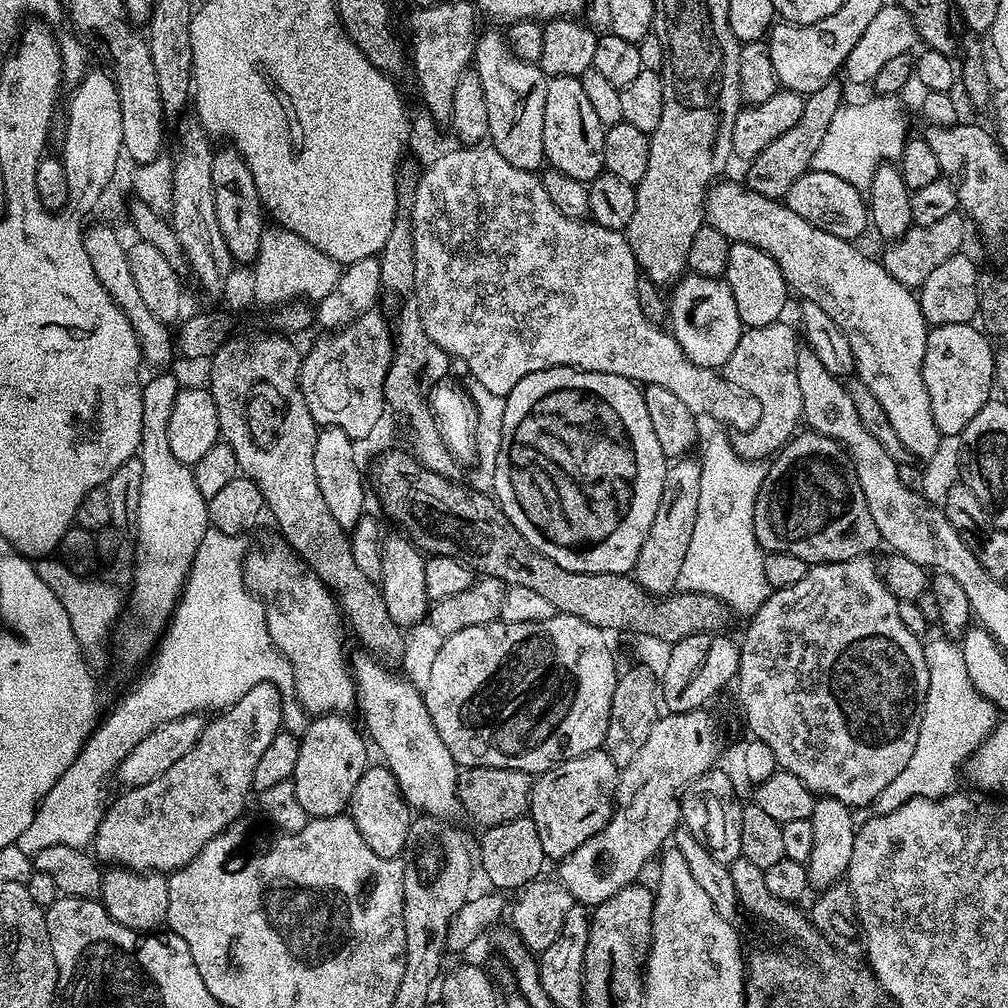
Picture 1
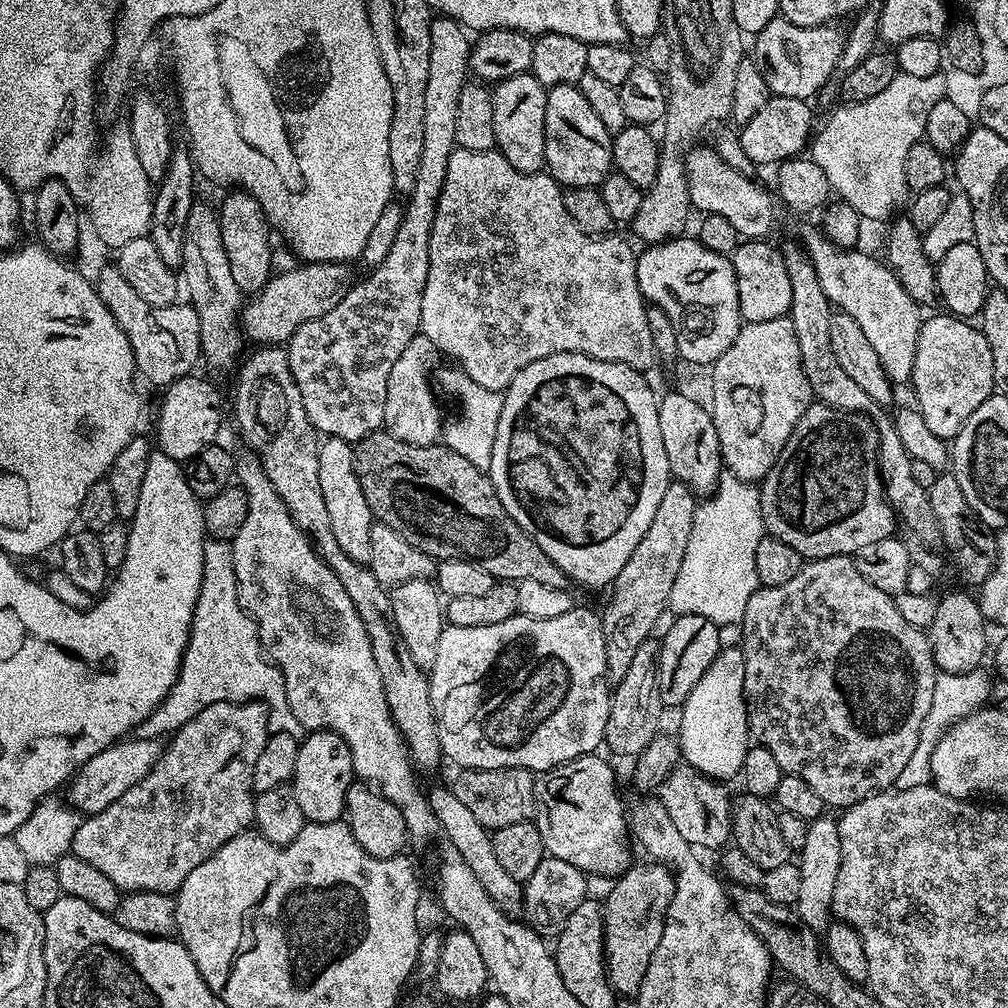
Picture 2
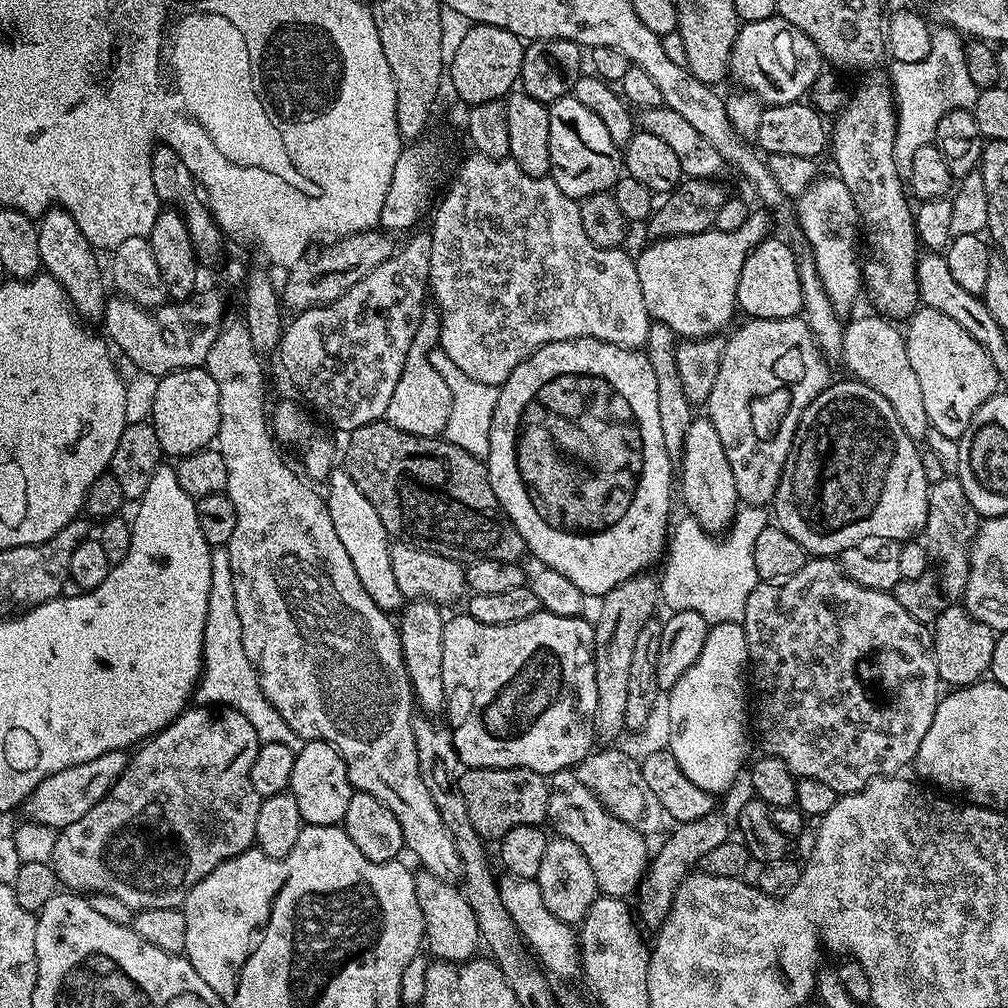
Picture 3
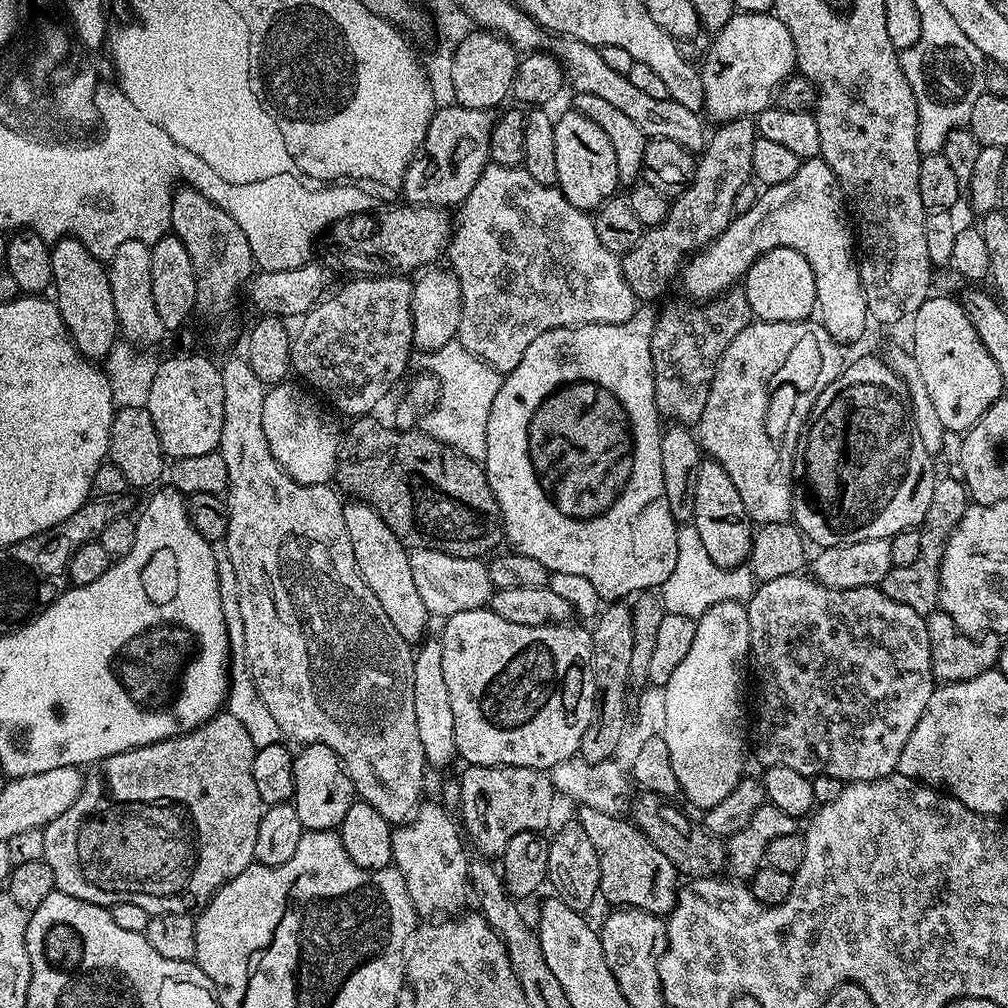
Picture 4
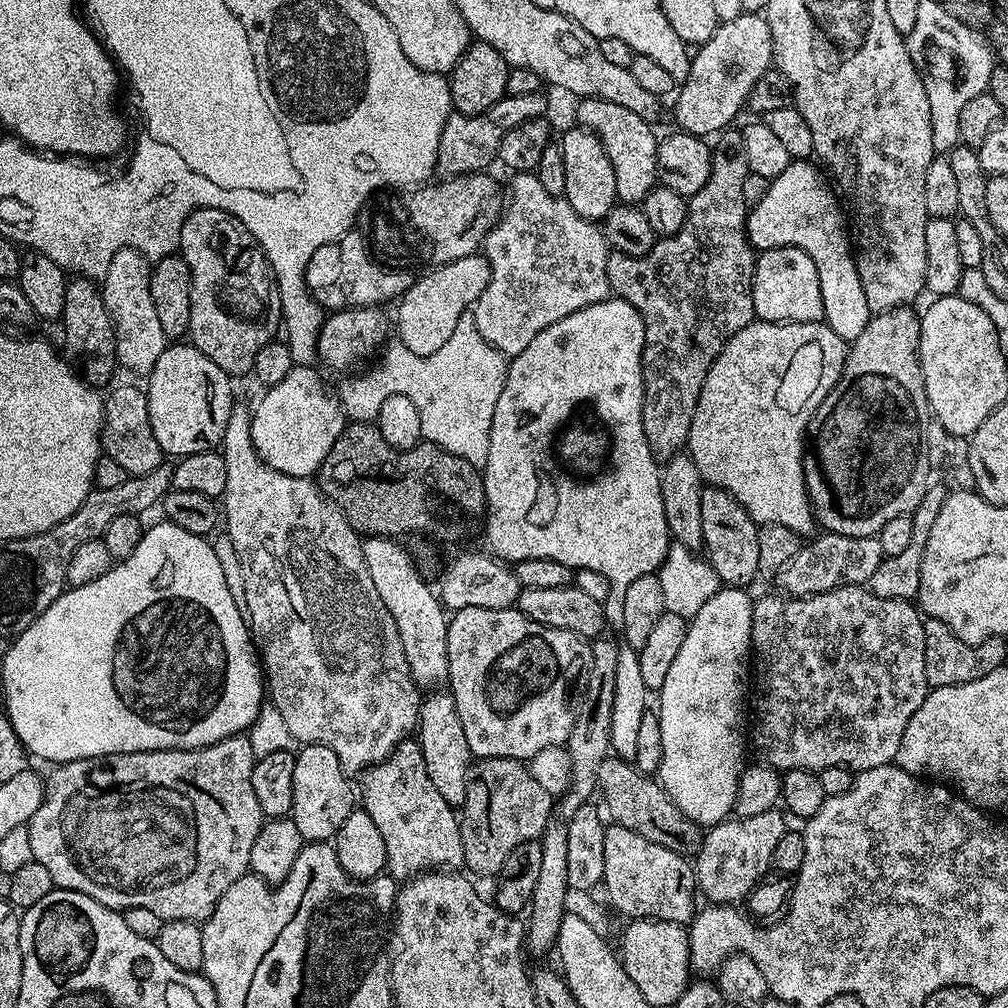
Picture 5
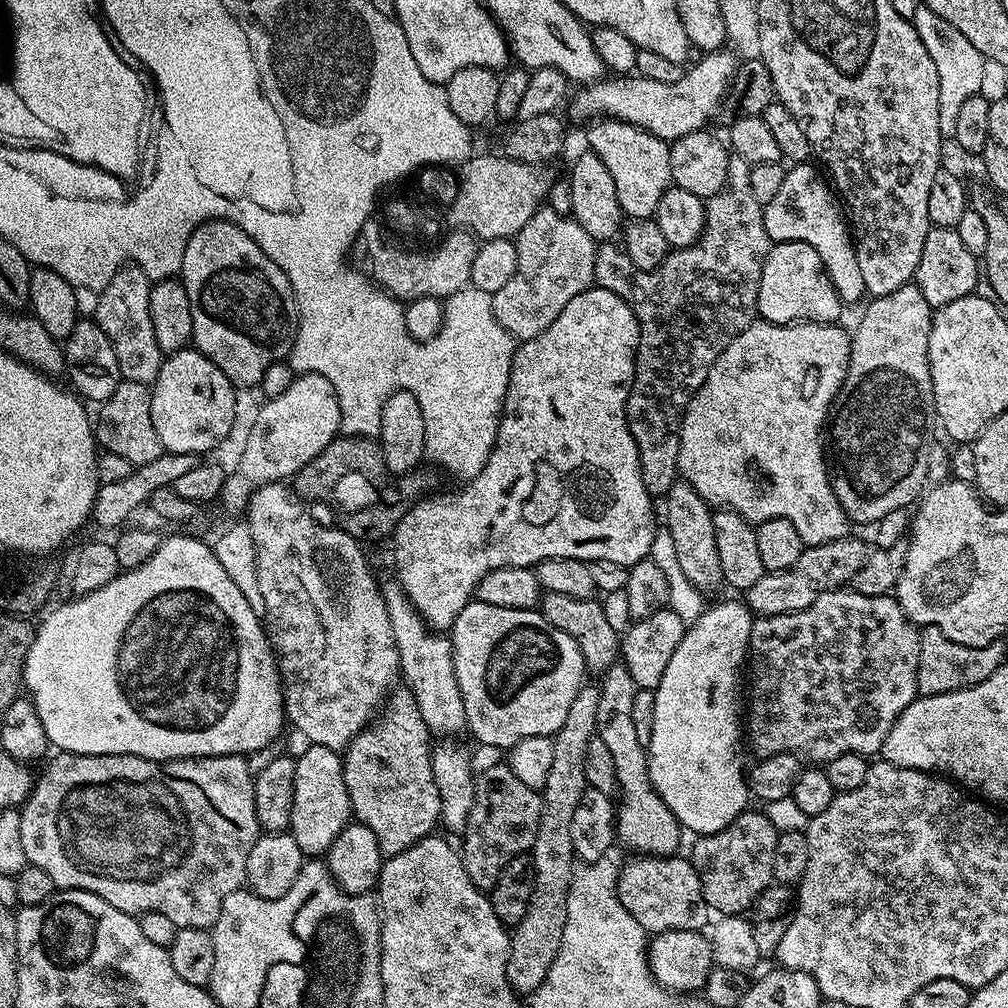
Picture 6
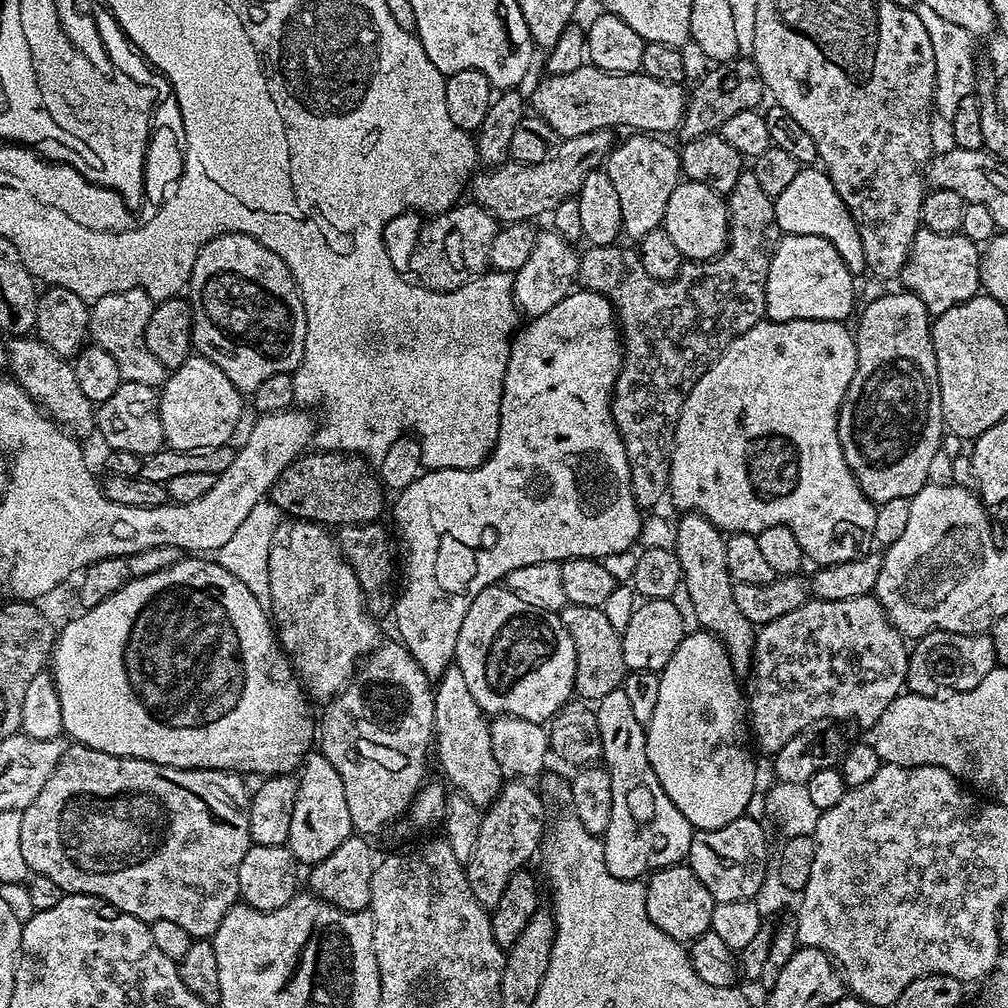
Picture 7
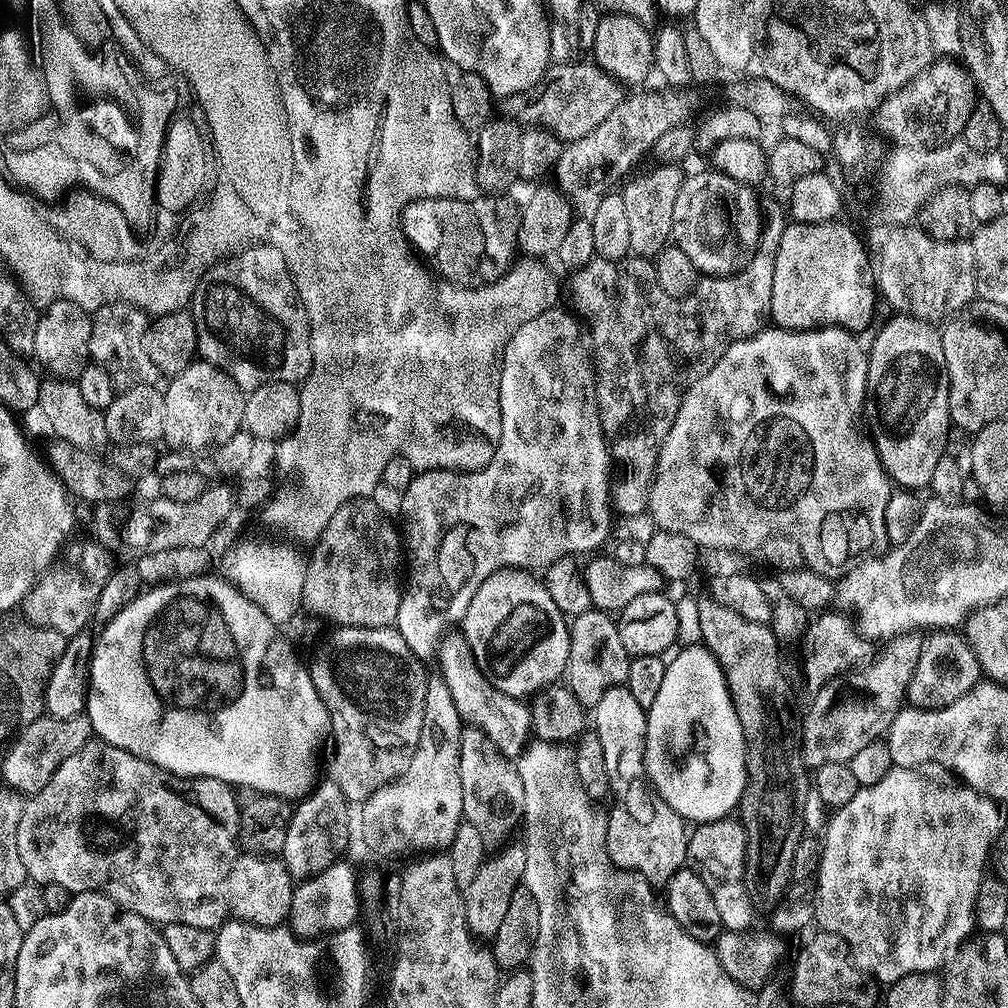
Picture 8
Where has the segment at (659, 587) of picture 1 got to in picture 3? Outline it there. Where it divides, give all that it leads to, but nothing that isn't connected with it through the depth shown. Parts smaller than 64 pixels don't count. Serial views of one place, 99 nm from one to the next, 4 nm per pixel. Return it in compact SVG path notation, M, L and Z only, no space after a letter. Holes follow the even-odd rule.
M651 575L631 576L626 582L614 586L599 601L600 613L594 619L596 629L596 653L594 654L594 678L598 686L598 706L594 710L596 735L604 742L612 742L619 732L625 731L626 697L628 694L630 665L634 654L634 642L642 626L657 615L658 584Z

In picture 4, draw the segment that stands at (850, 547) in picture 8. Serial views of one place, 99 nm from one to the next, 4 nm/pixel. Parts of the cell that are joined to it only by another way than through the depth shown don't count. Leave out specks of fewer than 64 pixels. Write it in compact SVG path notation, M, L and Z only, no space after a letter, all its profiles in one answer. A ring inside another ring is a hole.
M812 318L794 322L753 322L738 333L730 346L726 346L706 398L706 410L702 410L698 439L701 449L711 459L717 460L726 474L730 474L730 482L734 482L738 489L742 506L746 506L746 514L753 525L792 520L792 463L800 430L806 420L792 406L788 410L790 422L782 423L780 432L772 432L772 416L780 398L791 392L791 398L803 403L805 409L812 408L818 394L822 394L822 390L826 390L826 386L830 386L830 382L834 382L834 378L838 378L846 367L846 359L840 352L843 352L841 345L836 344L824 327Z

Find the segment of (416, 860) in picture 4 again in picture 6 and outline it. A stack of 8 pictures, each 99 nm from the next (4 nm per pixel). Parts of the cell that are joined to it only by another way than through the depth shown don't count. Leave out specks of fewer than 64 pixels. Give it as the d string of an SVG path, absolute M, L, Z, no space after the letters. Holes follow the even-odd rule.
M400 686L384 701L372 723L343 749L344 777L346 790L350 794L352 815L359 823L374 830L374 838L378 838L380 853L385 858L402 854L402 850L414 846L414 842L422 837L433 835L435 828L432 827L440 824L440 799L432 769L432 745L428 727L426 722L422 722L422 713L418 711L418 702L414 702L411 687Z

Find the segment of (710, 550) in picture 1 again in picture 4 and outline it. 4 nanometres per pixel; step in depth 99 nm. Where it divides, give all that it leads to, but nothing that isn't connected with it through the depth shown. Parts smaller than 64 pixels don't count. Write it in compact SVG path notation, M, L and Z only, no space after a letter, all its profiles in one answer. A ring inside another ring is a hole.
M684 526L677 531L678 562L674 562L674 570L670 578L662 586L662 603L665 612L682 614L698 618L710 606L718 606L718 602L727 600L747 601L754 591L754 577L751 568L723 568L706 554L706 546L702 546L702 538L698 538L695 527Z

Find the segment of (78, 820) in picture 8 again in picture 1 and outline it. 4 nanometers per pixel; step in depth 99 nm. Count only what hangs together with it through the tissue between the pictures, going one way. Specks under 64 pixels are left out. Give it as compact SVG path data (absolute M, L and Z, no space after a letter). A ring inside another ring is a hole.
M258 682L236 704L227 705L221 716L205 723L202 738L166 774L154 778L154 782L146 782L146 786L121 791L121 796L105 807L102 822L92 839L97 861L133 868L136 872L165 874L186 866L206 842L245 815L248 796L253 795L254 766L258 766L274 734L282 731L283 705L278 686Z

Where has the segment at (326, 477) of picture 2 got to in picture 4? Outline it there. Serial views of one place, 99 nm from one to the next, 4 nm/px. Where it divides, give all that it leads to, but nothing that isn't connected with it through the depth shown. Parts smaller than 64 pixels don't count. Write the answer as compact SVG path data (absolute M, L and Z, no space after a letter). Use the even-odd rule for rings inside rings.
M345 503L344 517L346 530L350 533L350 546L354 546L354 558L366 586L374 590L374 598L378 598L386 618L394 622L394 630L402 634L407 644L419 645L425 639L424 631L428 628L430 614L426 610L426 602L422 602L422 597L418 594L418 585L414 582L413 571L410 570L409 549L393 534L390 526L382 522L380 513L368 504Z

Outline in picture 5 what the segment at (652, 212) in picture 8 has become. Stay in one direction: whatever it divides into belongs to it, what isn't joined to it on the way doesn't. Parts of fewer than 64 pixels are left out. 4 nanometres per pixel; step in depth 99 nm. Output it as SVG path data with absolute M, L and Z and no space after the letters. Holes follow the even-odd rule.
M586 96L575 101L576 116L581 125L599 138L606 150L606 158L610 158L610 166L614 166L614 186L616 187L616 198L621 204L639 205L650 194L652 188L657 187L658 177L656 175L656 146L658 136L652 133L653 125L647 120L638 118L634 110L626 110L626 106L618 106L618 102L610 102L606 98L594 98Z

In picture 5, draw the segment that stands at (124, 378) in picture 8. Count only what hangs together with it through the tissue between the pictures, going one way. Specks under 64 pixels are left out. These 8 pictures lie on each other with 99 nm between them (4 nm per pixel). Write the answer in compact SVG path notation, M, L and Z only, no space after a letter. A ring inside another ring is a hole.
M121 248L110 262L110 270L106 270L102 281L102 295L104 305L112 319L114 326L114 342L116 343L116 359L121 369L129 368L137 372L140 378L147 377L154 370L154 362L162 355L162 350L168 347L170 341L166 334L162 334L162 325L158 323L158 314L154 310L154 298L150 298L150 278L152 264L136 249Z

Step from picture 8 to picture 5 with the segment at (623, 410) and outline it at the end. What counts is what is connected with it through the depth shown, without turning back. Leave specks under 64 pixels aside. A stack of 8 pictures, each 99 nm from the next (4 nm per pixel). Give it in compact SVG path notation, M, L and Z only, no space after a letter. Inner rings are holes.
M725 130L719 133L717 144L712 148L712 169L710 170L710 178L706 182L706 186L702 186L702 190L698 190L698 194L694 194L688 200L688 217L682 226L682 230L678 230L678 234L667 238L657 239L656 244L651 248L645 256L631 256L630 254L622 254L621 252L609 251L606 258L606 278L608 279L608 287L619 299L630 302L630 306L634 306L634 310L638 310L638 314L644 323L644 401L642 402L642 430L646 430L646 442L650 442L650 450L656 456L657 461L663 462L675 456L687 445L688 435L690 434L690 422L694 422L694 406L698 406L698 394L702 390L702 382L706 382L706 374L710 370L710 366L718 358L718 354L726 346L726 342L734 334L738 334L738 330L742 330L746 325L753 323L756 311L754 310L754 302L752 301L752 275L756 269L757 253L751 244L748 243L748 213L750 206L742 198L742 182L746 182L748 177L748 163L746 162L746 146L744 145L743 131Z

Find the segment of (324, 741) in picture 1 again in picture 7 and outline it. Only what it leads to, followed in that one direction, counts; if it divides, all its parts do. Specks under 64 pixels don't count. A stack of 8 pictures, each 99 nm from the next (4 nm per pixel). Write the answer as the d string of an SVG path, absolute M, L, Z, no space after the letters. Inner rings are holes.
M309 754L302 761L303 767L299 769L298 798L294 801L294 818L290 818L290 834L287 847L292 851L292 856L301 865L311 866L330 858L346 838L354 834L350 809L346 807L346 790L342 786L342 778L338 778L338 770L330 766L326 757L319 754Z

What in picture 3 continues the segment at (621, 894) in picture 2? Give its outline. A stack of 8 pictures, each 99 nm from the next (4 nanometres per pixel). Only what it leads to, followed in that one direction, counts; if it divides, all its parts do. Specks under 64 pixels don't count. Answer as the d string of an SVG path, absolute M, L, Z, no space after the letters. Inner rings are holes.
M719 810L707 812L706 815L694 822L676 824L673 829L672 833L669 831L663 837L663 839L665 838L664 845L657 852L655 849L648 871L645 872L644 880L639 886L638 895L635 897L635 900L637 900L636 904L634 903L634 908L638 913L639 923L645 929L647 929L646 927L652 928L651 930L659 929L674 902L674 894L680 883L688 877L701 861L708 857L710 850L722 846L722 842L729 839L730 836L730 832L724 829L724 816Z

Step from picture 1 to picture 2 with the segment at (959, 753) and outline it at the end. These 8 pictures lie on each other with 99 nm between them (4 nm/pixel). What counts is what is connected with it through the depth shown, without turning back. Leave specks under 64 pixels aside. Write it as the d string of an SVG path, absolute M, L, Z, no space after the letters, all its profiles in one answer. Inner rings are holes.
M983 667L975 668L969 672L940 672L934 682L934 699L930 701L930 711L926 714L926 722L922 722L922 730L918 734L918 746L914 746L914 754L906 761L902 774L898 774L895 787L902 790L914 790L914 786L922 786L932 779L930 770L930 758L938 741L943 738L945 732L957 724L970 713L977 712L989 703L988 695L992 692L993 677L984 673Z

